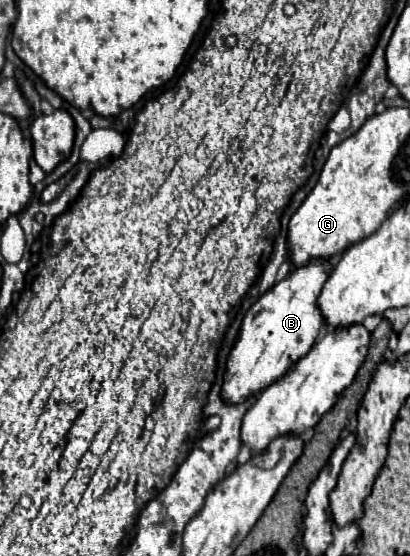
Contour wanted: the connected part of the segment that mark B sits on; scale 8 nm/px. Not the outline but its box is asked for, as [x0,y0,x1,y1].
[222,257,332,403]

